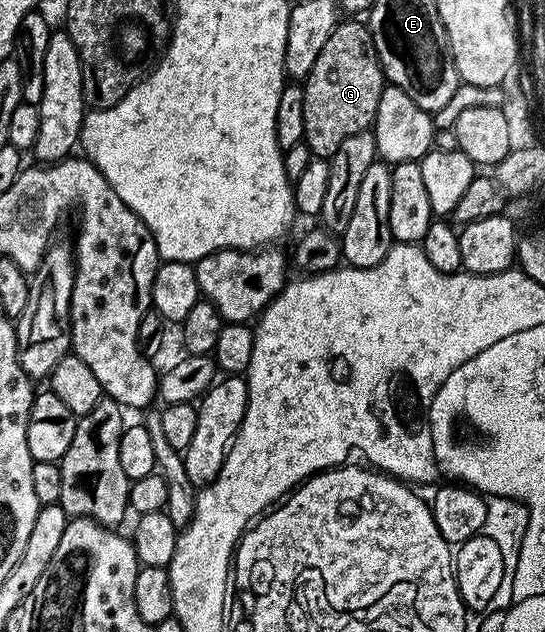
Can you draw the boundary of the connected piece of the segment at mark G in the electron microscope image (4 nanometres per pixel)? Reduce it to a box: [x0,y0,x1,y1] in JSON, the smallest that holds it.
[302,22,385,159]

